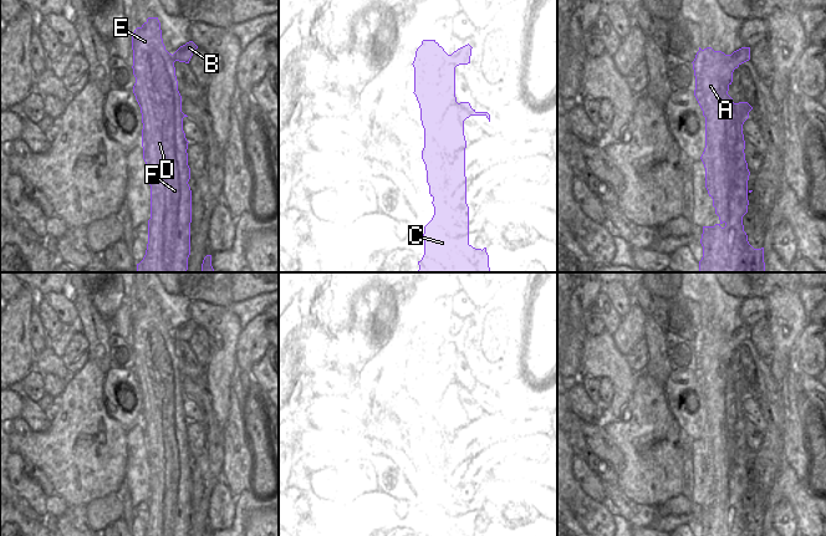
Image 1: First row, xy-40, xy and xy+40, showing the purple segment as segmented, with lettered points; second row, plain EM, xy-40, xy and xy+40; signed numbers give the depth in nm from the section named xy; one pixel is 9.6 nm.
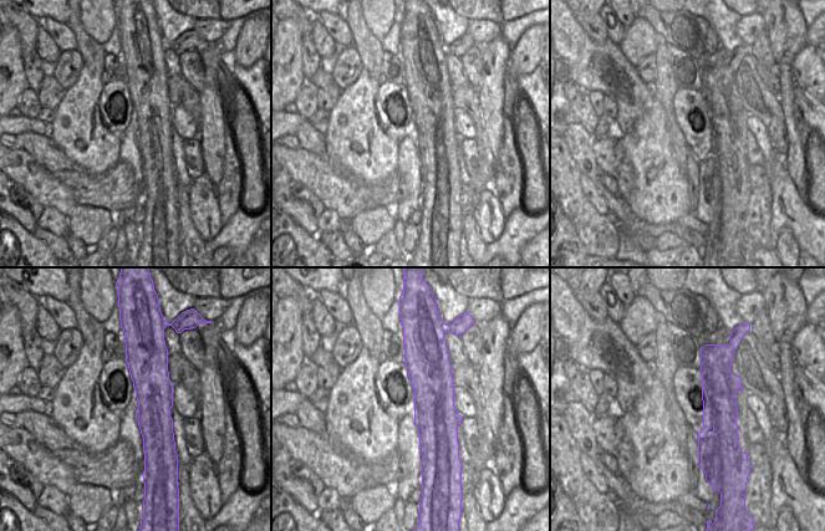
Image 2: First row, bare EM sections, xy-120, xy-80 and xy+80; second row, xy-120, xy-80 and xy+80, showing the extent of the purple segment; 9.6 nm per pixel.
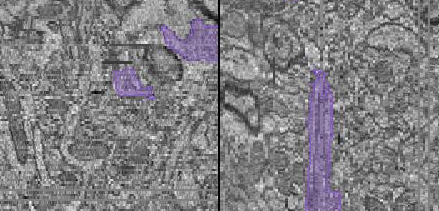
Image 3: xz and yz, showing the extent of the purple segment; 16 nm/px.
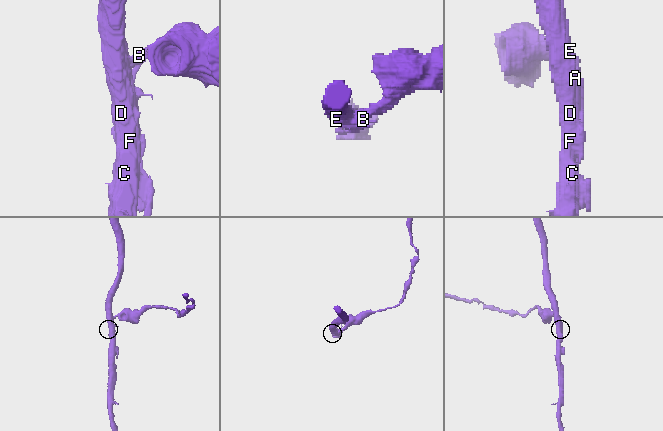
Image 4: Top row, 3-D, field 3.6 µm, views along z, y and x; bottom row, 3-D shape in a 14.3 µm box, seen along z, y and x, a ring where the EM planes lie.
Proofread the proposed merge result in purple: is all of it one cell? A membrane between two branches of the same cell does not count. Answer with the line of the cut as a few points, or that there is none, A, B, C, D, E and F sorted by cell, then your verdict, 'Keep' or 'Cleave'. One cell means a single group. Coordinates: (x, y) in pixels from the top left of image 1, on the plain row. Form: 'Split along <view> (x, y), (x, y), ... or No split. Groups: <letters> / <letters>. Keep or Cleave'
Split along xy+40 (730, 333), (730, 341), (737, 346). Groups: A C D E F / B. Cleave.

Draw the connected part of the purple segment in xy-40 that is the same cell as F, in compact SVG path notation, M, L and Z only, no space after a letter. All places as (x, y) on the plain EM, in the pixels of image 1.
M148 296L132 313L133 372L142 392L142 425L151 464L151 497L148 499L148 522L144 536L189 536L192 469L188 463L188 419L183 409L182 374L173 333L165 328L158 296Z

